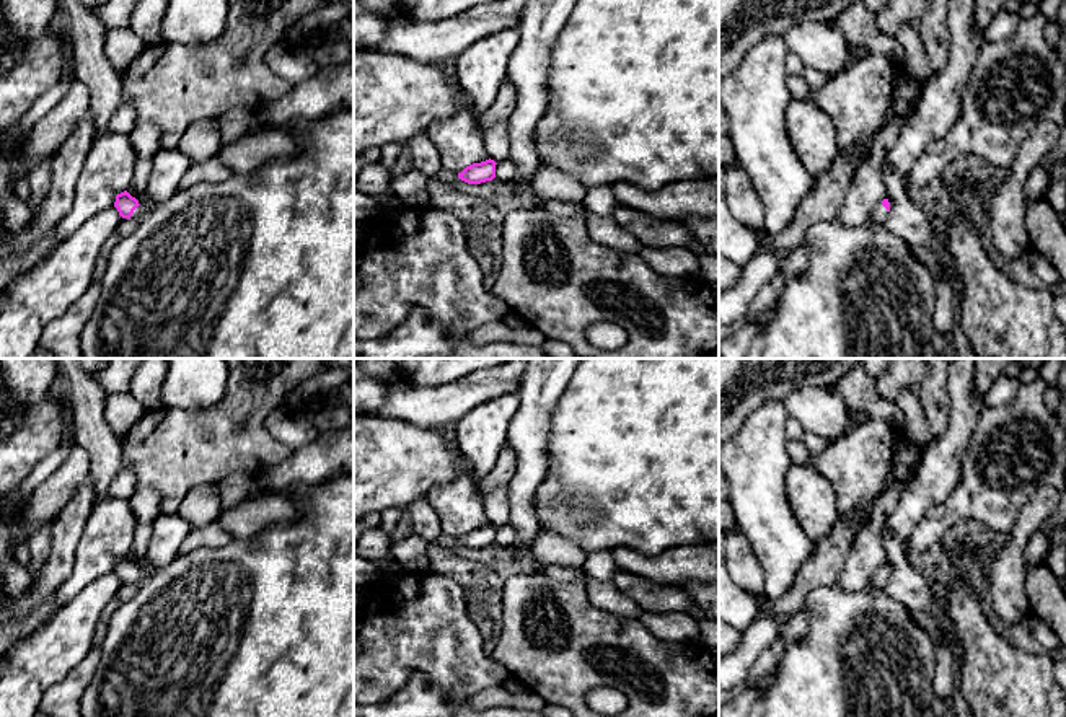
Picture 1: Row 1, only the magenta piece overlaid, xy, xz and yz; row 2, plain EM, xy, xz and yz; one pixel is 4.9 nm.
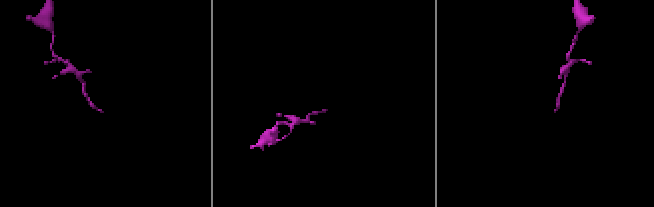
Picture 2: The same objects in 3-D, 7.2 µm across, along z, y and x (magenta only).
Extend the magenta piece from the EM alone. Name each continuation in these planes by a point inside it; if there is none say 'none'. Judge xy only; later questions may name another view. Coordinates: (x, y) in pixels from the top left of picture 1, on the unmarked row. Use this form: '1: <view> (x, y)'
1: xy (264, 628)

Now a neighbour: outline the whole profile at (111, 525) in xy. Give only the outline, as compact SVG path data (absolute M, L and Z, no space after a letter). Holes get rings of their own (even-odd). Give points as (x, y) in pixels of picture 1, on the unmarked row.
M127 499L96 502L75 551L72 574L55 592L55 609L95 578L112 572L116 561L132 551L139 523Z

